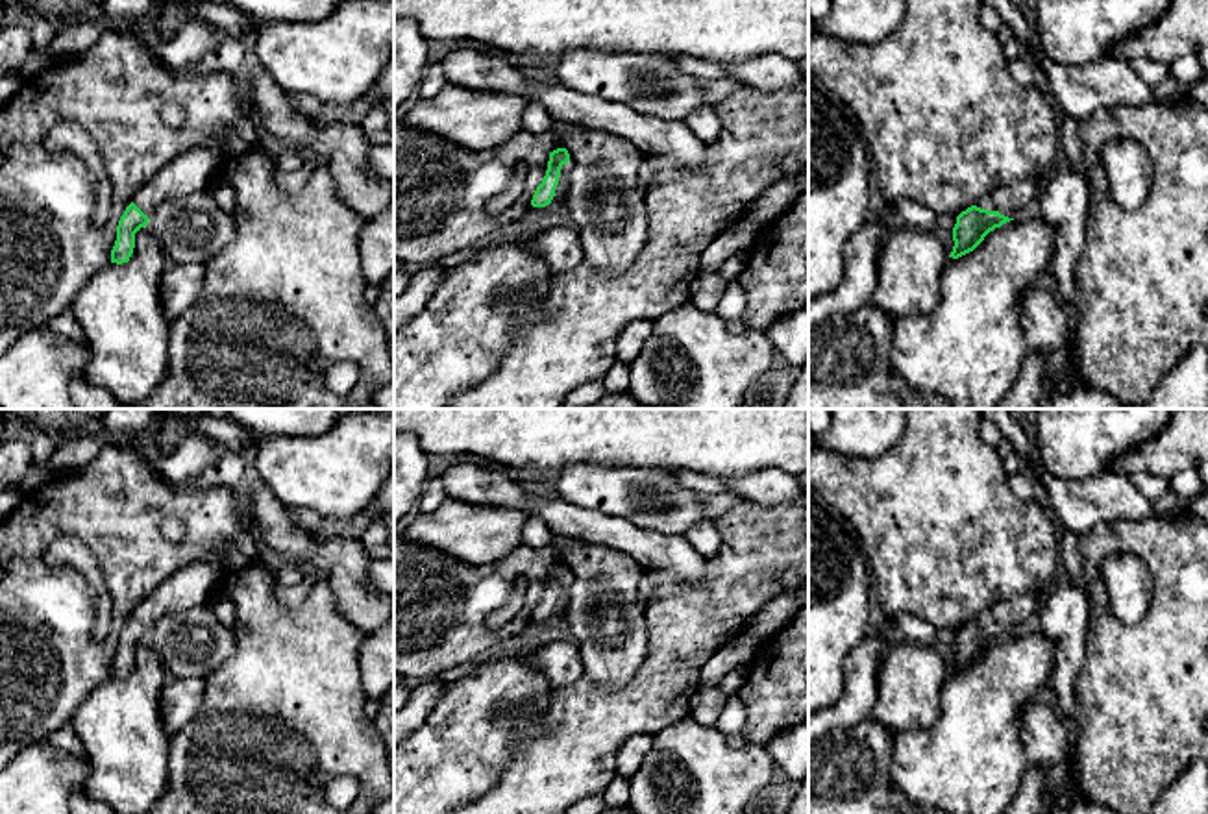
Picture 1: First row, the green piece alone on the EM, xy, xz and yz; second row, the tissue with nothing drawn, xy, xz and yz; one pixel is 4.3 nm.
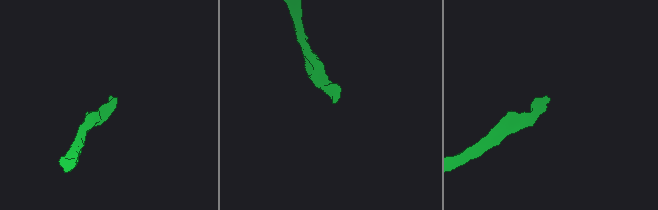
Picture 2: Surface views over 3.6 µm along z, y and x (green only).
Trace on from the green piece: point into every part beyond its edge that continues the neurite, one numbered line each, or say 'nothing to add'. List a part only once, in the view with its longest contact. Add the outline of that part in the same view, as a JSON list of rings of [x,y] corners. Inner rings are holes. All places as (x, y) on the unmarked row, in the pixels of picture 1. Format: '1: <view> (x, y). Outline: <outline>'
1: xz (565, 587). Outline: [[[568,575],[566,579],[562,579],[561,590],[559,590],[559,599],[555,603],[555,610],[553,610],[551,618],[546,620],[546,622],[557,620],[557,618],[564,618],[570,586],[572,586],[572,575]]]

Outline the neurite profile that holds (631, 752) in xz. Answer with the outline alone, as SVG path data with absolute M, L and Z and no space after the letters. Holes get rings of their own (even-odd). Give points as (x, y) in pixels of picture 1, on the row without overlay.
M631 734L629 738L625 738L616 753L616 775L629 779L640 768L651 744L651 734Z

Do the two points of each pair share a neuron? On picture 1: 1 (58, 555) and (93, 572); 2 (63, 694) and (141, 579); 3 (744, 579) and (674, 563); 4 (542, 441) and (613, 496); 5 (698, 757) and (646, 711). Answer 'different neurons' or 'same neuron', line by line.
1: same neuron
2: same neuron
3: different neurons
4: different neurons
5: different neurons

